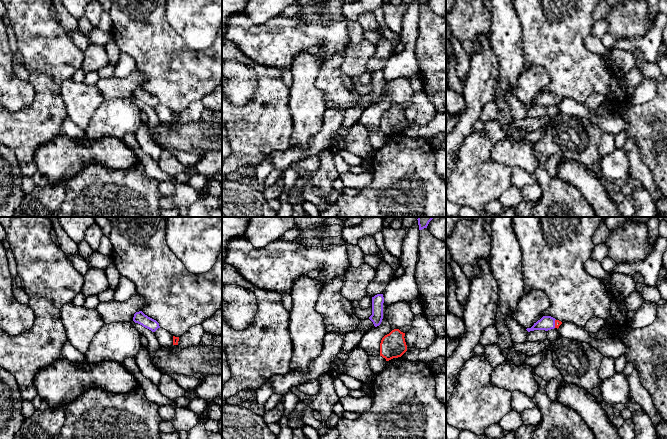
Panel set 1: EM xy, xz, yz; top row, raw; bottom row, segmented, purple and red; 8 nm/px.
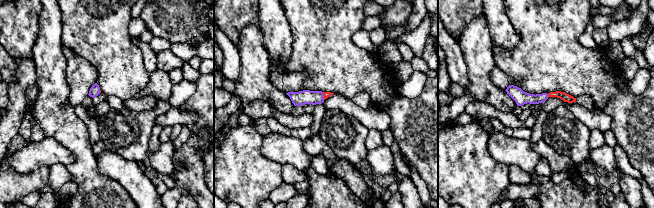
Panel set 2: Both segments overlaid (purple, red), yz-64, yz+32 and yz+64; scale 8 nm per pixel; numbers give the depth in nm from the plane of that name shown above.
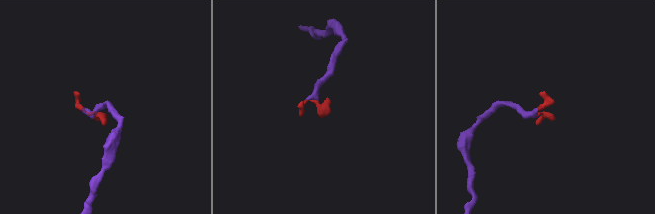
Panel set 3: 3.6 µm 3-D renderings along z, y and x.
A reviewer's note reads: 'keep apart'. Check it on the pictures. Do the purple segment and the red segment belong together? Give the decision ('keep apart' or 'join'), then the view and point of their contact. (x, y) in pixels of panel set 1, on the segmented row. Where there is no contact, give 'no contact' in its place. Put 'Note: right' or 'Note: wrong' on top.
Note: wrong
join; meets purple in yz at (554, 323)

